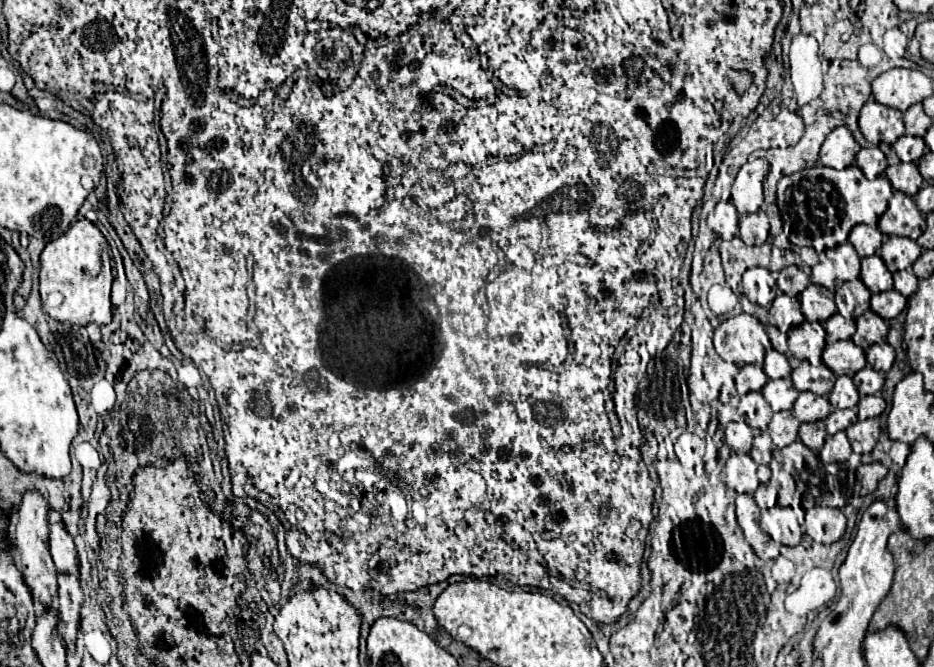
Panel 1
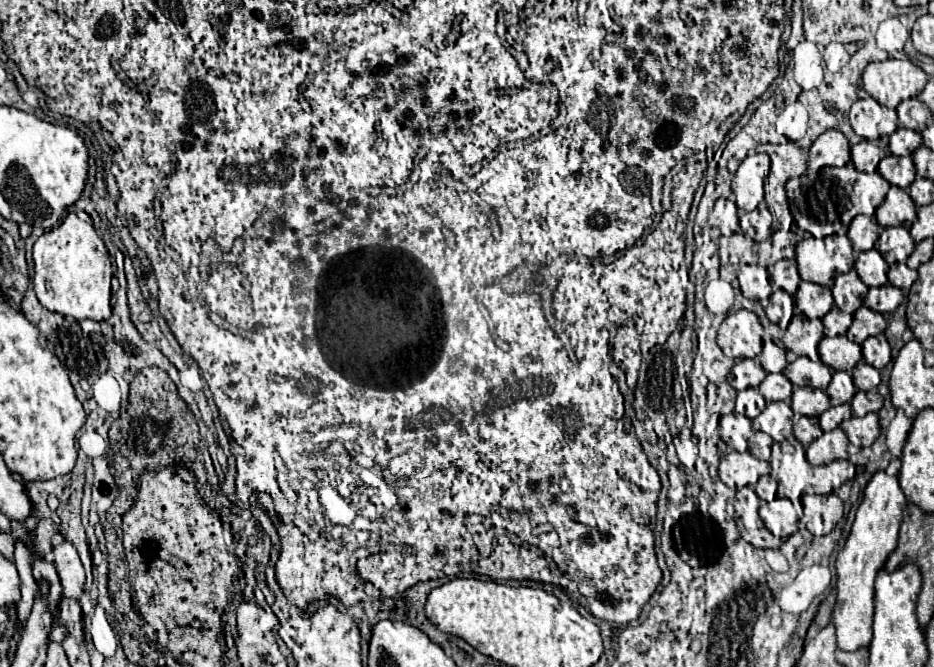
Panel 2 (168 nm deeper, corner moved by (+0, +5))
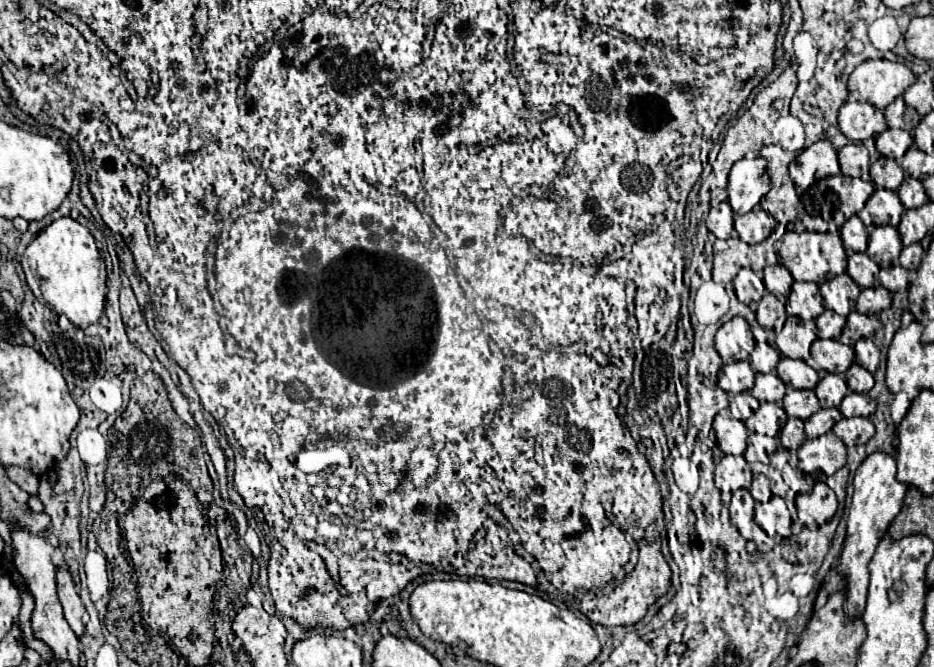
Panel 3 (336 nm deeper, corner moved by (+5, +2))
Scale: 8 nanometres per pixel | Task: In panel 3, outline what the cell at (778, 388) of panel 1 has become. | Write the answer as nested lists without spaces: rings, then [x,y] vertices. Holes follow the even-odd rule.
[[[767,373],[767,375],[757,375],[755,385],[751,389],[751,395],[759,401],[771,401],[771,403],[781,403],[783,395],[785,395],[785,383],[781,383],[781,379],[775,373]]]

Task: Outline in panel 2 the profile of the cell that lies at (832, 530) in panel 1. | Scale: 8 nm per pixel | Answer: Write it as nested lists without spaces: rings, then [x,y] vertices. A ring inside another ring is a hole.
[[[810,494],[802,498],[802,504],[804,504],[804,516],[800,520],[814,536],[830,534],[844,514],[842,500],[836,494],[830,496]]]

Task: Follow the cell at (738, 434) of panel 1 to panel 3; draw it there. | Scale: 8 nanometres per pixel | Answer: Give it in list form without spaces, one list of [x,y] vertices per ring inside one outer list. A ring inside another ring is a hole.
[[[717,415],[713,421],[713,429],[717,435],[717,445],[723,453],[743,455],[747,447],[747,429],[745,423],[733,417]]]

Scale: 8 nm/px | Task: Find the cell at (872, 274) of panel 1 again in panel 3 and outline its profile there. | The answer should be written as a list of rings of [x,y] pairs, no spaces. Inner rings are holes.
[[[853,253],[847,261],[847,273],[859,287],[875,287],[879,265],[867,253]]]

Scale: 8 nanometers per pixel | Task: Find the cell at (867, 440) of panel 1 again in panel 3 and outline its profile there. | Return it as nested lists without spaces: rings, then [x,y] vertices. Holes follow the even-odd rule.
[[[851,417],[851,419],[841,419],[839,423],[833,425],[833,433],[847,445],[863,445],[867,443],[873,433],[875,433],[875,427],[869,419],[865,417]]]

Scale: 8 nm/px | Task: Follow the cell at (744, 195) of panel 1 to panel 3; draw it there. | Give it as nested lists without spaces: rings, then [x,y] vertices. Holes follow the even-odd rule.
[[[743,157],[731,167],[727,193],[729,193],[729,205],[735,213],[743,215],[751,211],[761,201],[761,197],[769,193],[771,183],[765,169],[767,161],[763,157],[755,159]]]

